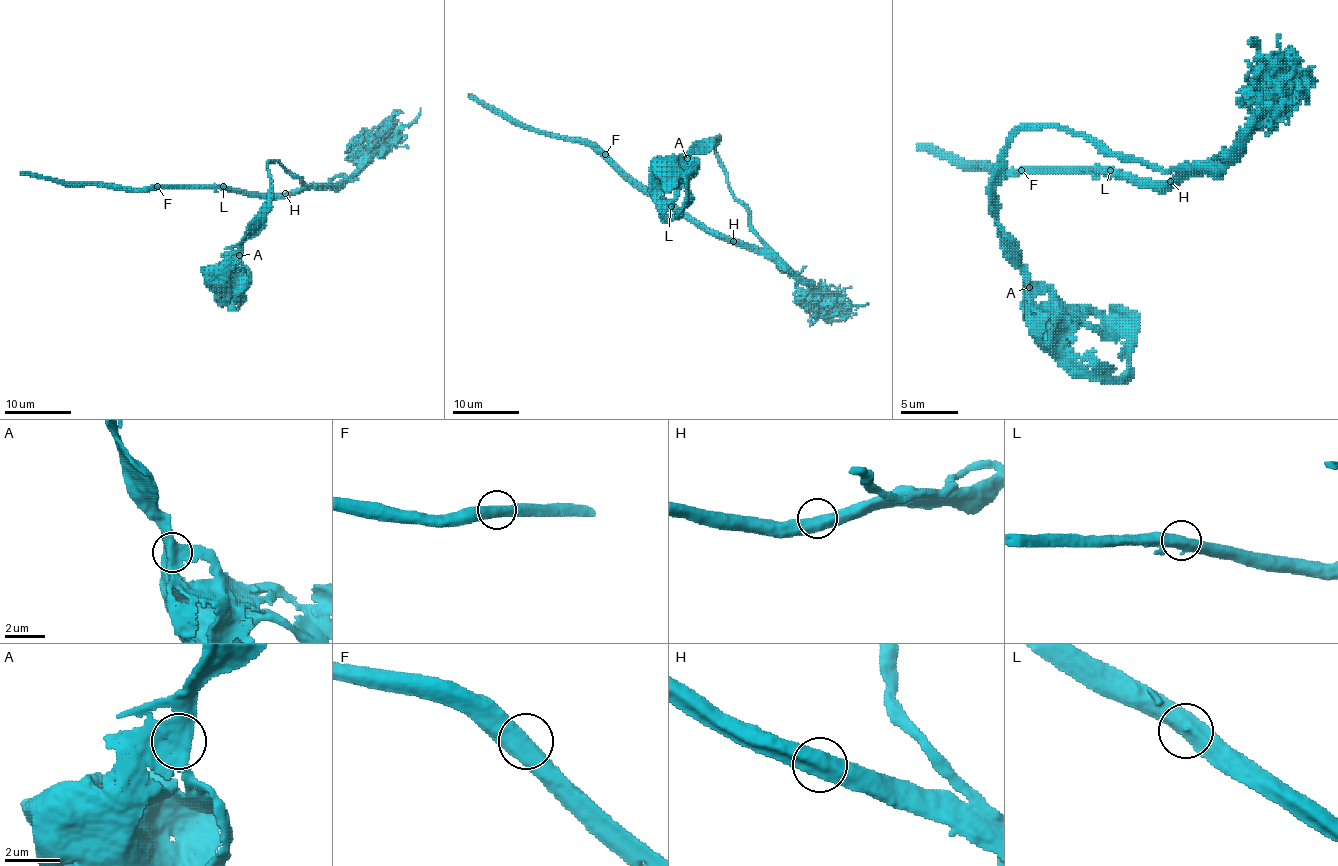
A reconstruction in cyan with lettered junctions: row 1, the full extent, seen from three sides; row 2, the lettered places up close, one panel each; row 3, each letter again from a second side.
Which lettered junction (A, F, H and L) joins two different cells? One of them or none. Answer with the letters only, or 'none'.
none

